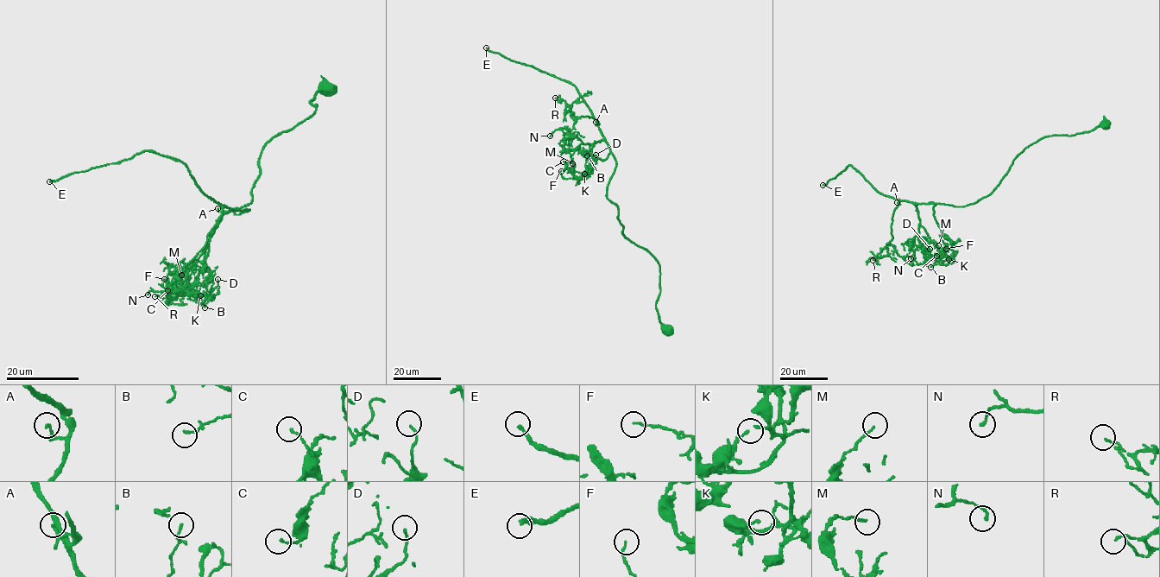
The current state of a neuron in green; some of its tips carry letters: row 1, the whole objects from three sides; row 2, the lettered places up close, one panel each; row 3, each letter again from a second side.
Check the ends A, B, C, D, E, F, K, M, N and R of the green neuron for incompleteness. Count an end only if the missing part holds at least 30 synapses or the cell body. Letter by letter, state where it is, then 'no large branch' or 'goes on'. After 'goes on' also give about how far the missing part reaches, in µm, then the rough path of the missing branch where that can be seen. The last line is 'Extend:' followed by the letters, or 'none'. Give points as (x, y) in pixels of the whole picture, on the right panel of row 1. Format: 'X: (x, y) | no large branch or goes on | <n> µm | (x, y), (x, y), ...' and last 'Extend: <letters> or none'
A: (897, 202) | no large branch
B: (930, 267) | no large branch
C: (936, 256) | no large branch
D: (929, 249) | no large branch
E: (822, 185) | goes on | 40 µm | (822, 185), (812, 187), (809, 191), (821, 199), (819, 211)
F: (946, 249) | no large branch
K: (948, 259) | no large branch
M: (938, 245) | no large branch
N: (910, 258) | no large branch
R: (873, 260) | no large branch
Extend: E

